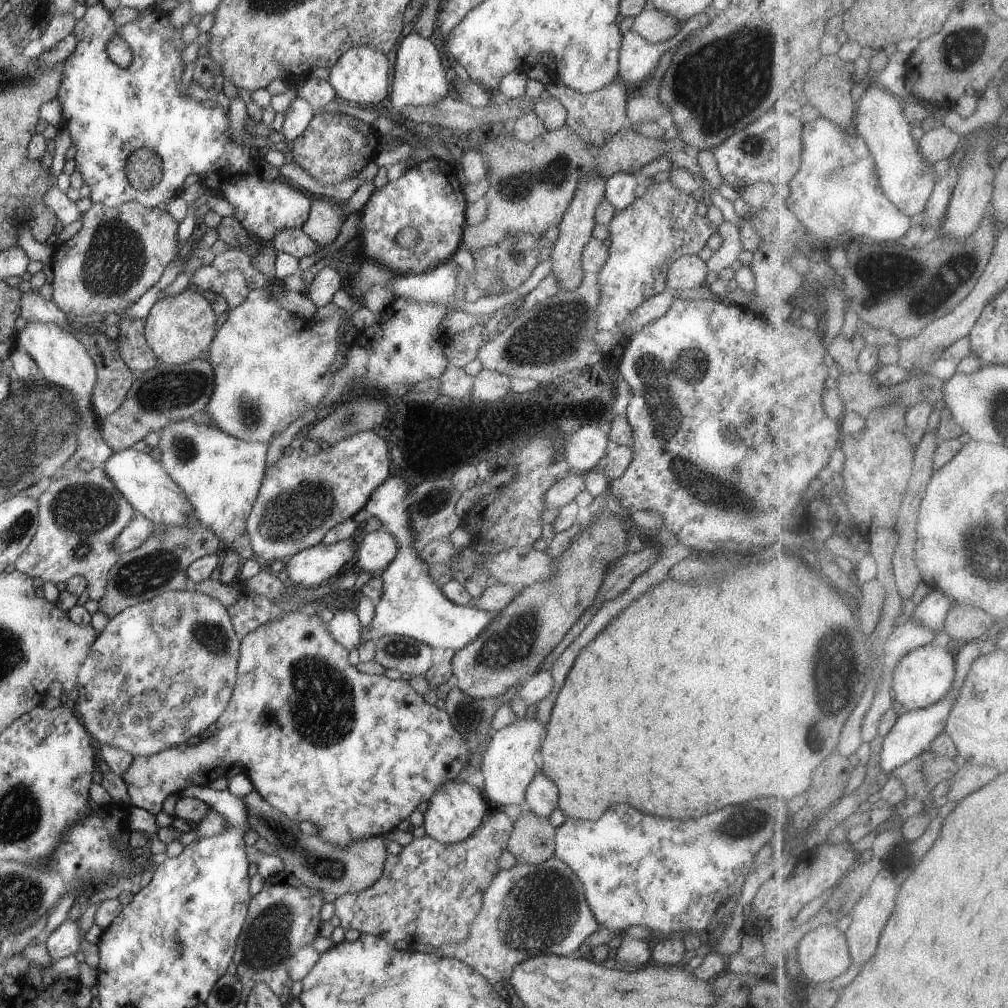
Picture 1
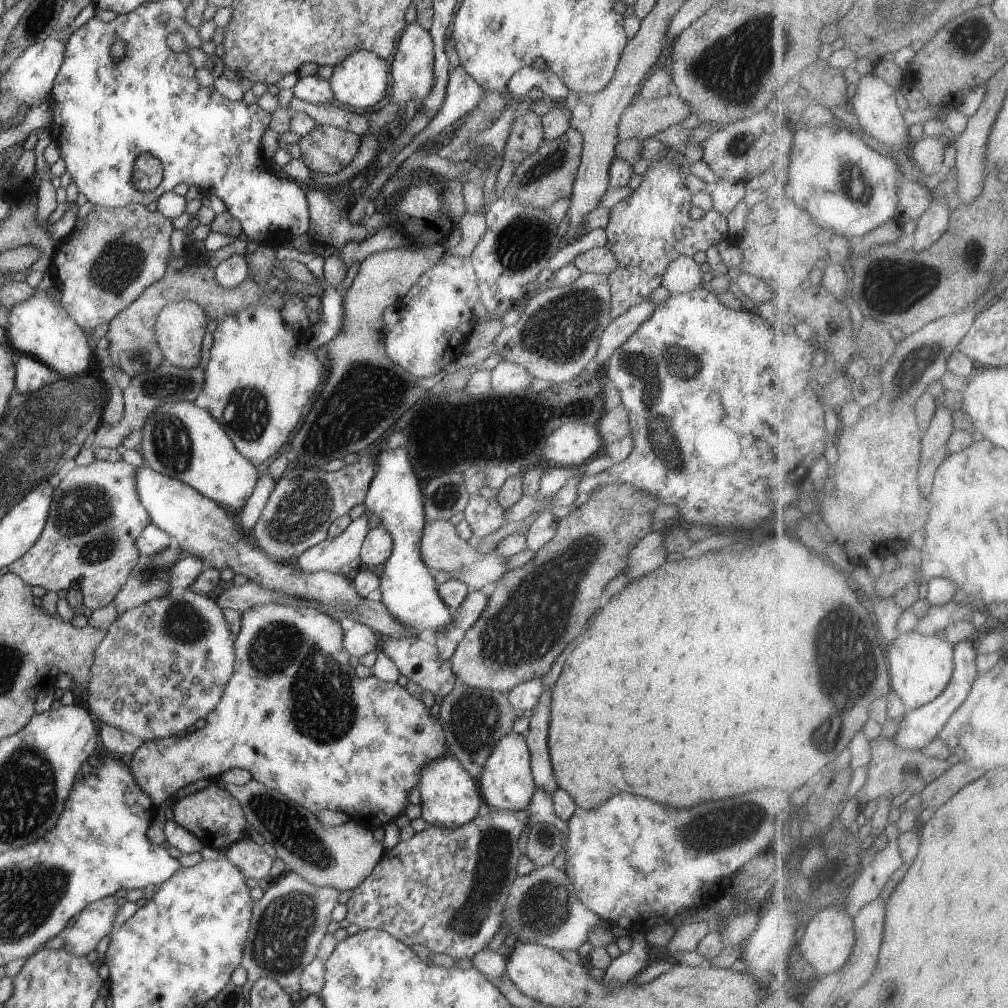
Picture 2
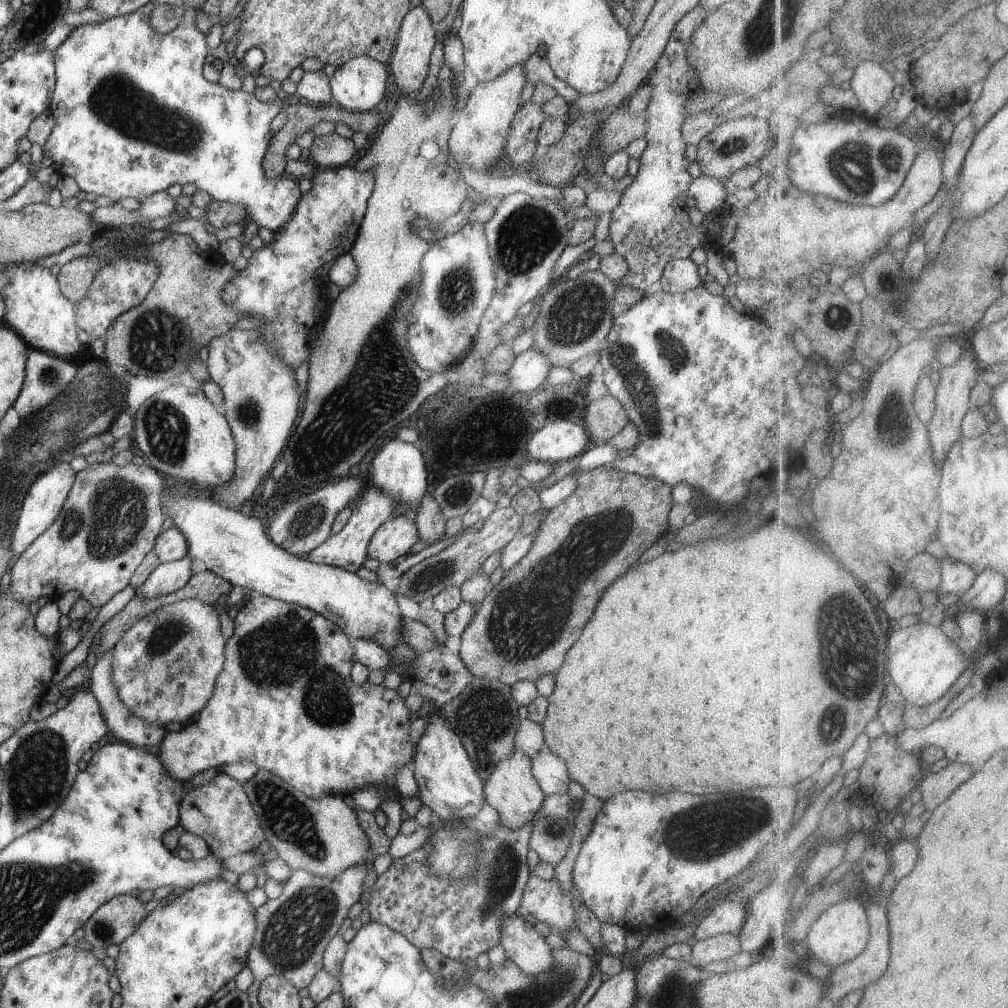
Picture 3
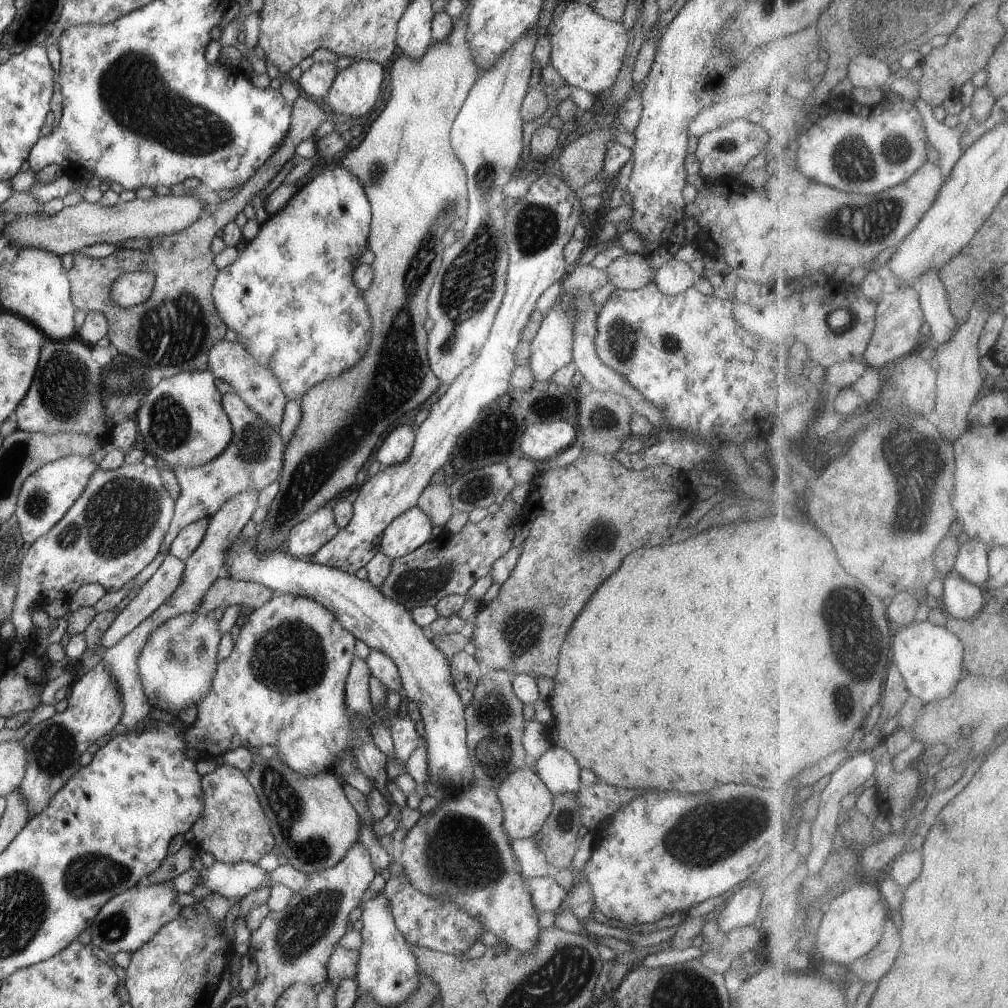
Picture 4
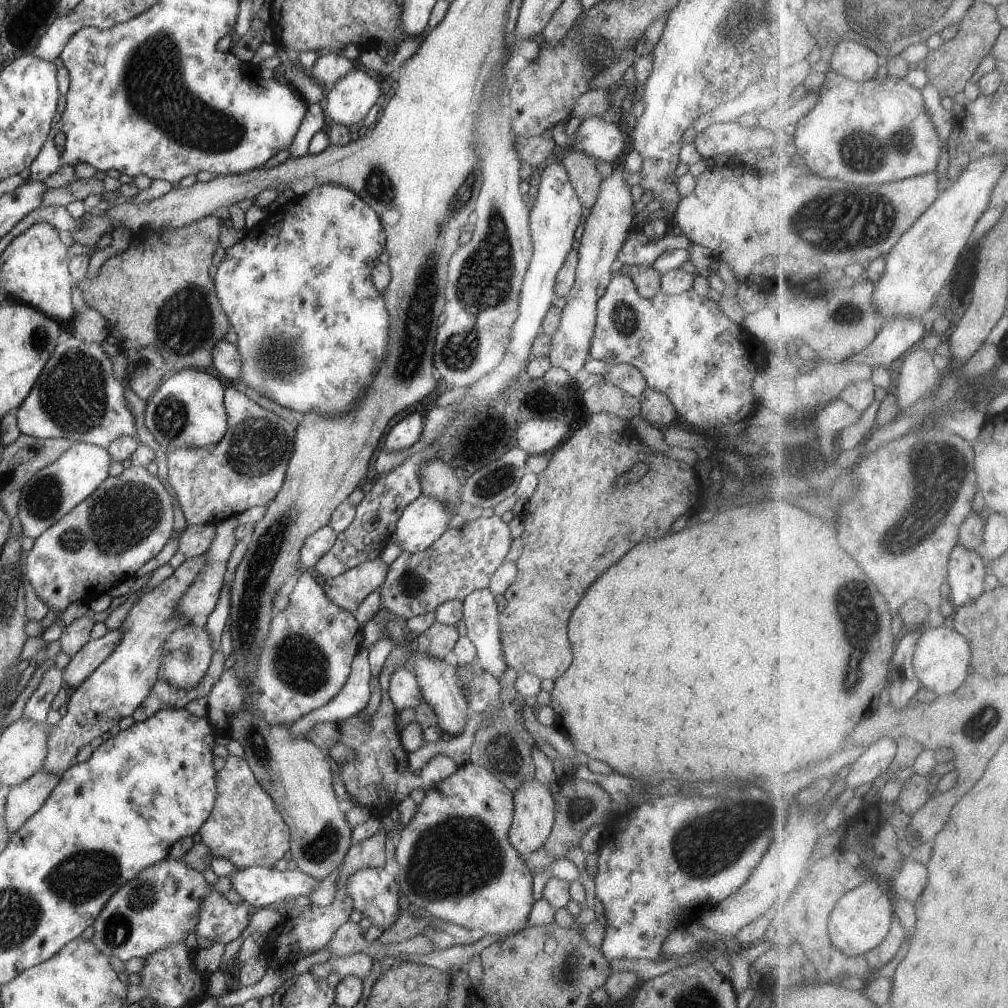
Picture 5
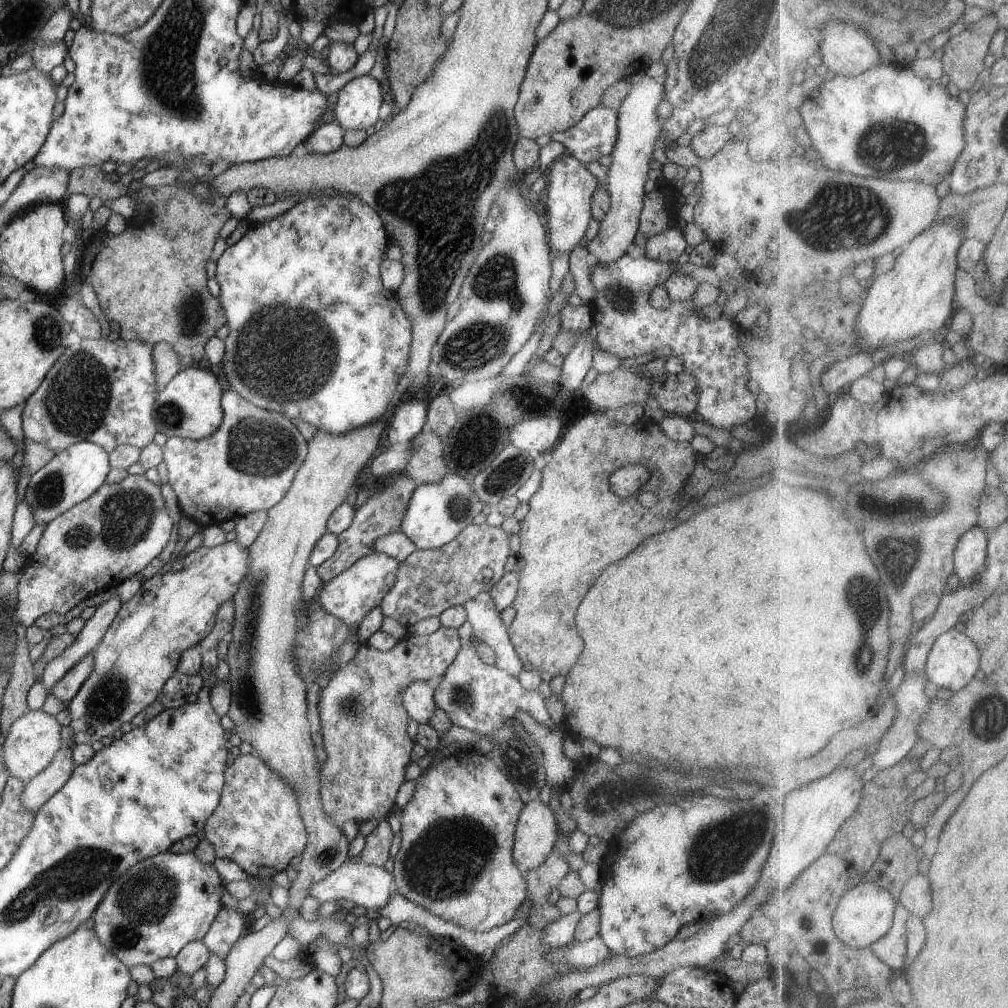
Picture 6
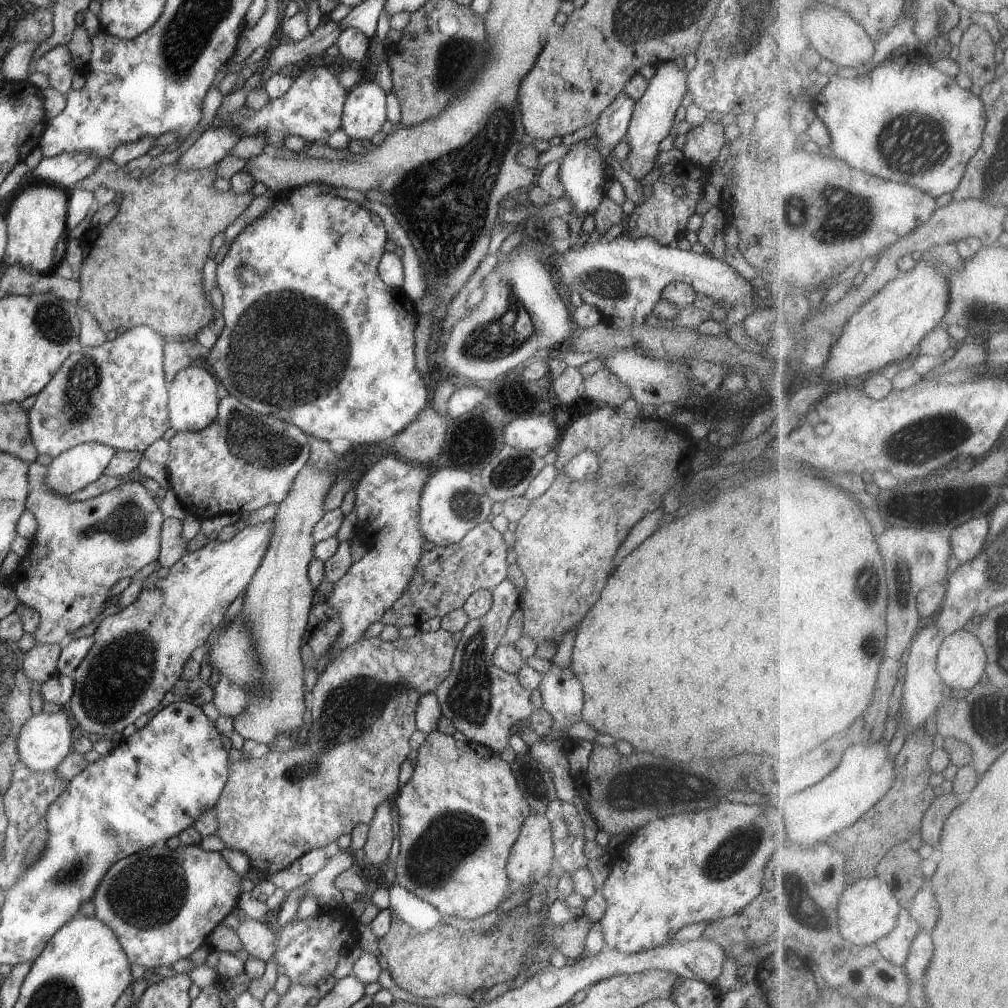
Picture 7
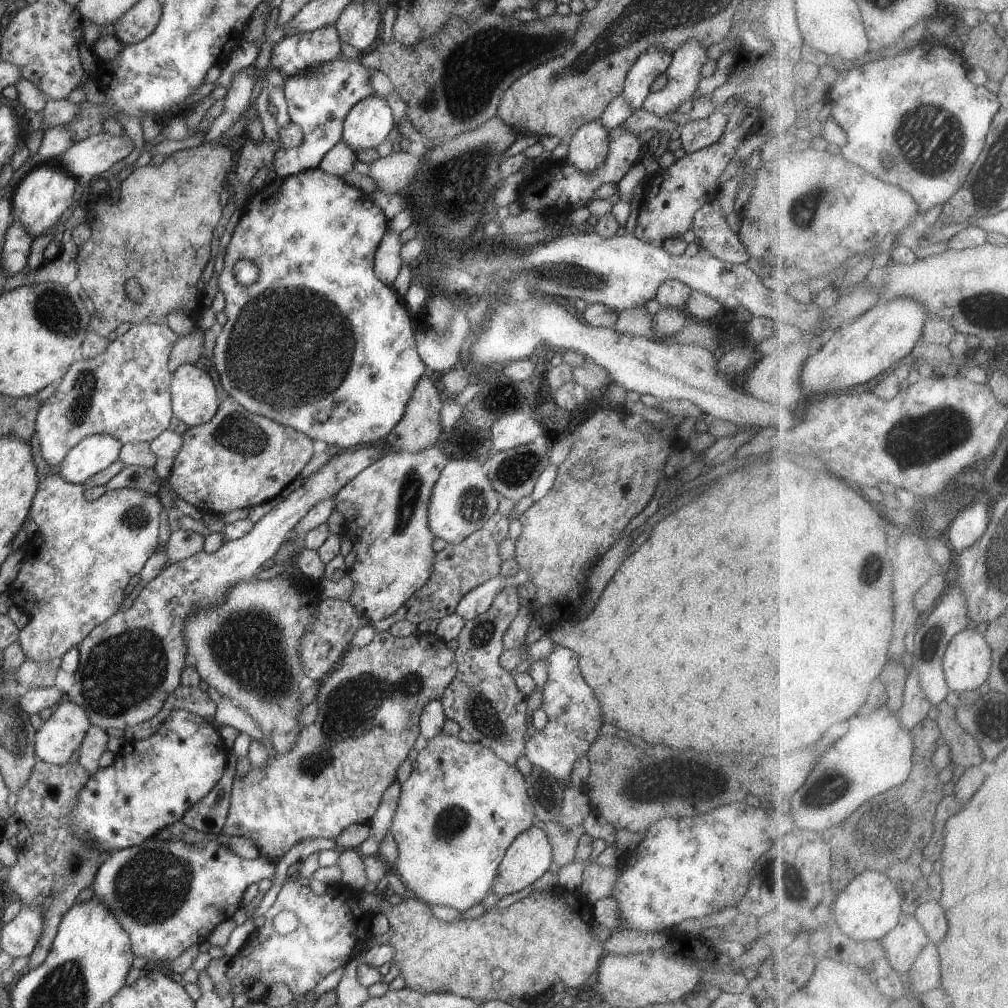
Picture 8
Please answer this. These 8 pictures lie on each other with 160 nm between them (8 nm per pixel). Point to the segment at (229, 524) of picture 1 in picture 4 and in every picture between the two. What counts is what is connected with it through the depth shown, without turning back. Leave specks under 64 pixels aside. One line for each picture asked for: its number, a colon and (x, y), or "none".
2: (182, 441)
3: (180, 433)
4: (181, 422)

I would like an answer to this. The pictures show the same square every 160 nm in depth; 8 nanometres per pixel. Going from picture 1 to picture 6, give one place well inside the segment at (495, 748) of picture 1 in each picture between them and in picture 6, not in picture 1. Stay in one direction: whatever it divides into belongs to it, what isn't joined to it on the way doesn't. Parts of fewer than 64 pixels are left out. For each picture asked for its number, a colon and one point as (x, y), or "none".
2: (506, 783)
3: (511, 789)
4: (527, 802)
5: (533, 818)
6: (536, 831)

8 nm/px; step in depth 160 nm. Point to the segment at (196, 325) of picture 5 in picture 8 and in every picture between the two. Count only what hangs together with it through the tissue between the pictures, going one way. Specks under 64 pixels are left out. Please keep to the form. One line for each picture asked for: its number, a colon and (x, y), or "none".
6: (150, 279)
7: (173, 215)
8: (181, 201)

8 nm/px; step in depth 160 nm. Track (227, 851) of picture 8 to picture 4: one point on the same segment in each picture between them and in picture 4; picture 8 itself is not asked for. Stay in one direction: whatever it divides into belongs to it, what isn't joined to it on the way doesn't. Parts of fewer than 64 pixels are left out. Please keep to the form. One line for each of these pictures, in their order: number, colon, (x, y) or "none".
4: (128, 920)
5: (160, 906)
6: (168, 900)
7: (162, 904)

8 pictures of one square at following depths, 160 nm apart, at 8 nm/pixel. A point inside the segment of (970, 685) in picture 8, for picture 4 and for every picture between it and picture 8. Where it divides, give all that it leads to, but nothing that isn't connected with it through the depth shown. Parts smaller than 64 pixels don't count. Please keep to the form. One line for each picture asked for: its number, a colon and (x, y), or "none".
4: (931, 658)
5: (943, 660)
6: (955, 661)
7: (963, 660)

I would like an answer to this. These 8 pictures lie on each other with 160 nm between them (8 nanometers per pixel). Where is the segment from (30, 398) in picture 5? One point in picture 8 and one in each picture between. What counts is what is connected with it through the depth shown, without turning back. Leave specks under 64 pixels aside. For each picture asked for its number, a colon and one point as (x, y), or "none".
6: (102, 391)
7: (116, 394)
8: (125, 391)

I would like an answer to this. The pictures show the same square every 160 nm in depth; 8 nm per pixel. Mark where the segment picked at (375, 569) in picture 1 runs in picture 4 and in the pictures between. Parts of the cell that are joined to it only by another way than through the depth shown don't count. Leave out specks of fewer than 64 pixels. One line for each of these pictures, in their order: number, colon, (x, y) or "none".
2: (377, 547)
3: (394, 538)
4: (408, 532)

